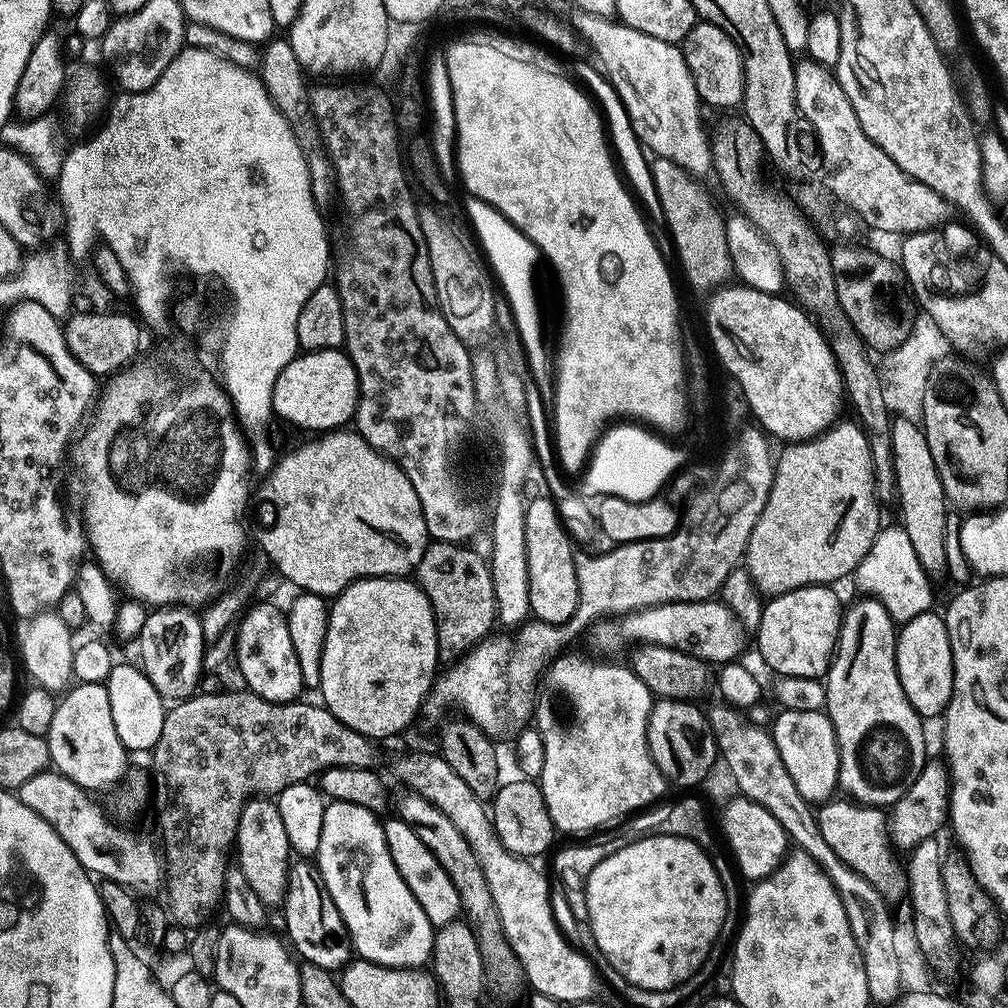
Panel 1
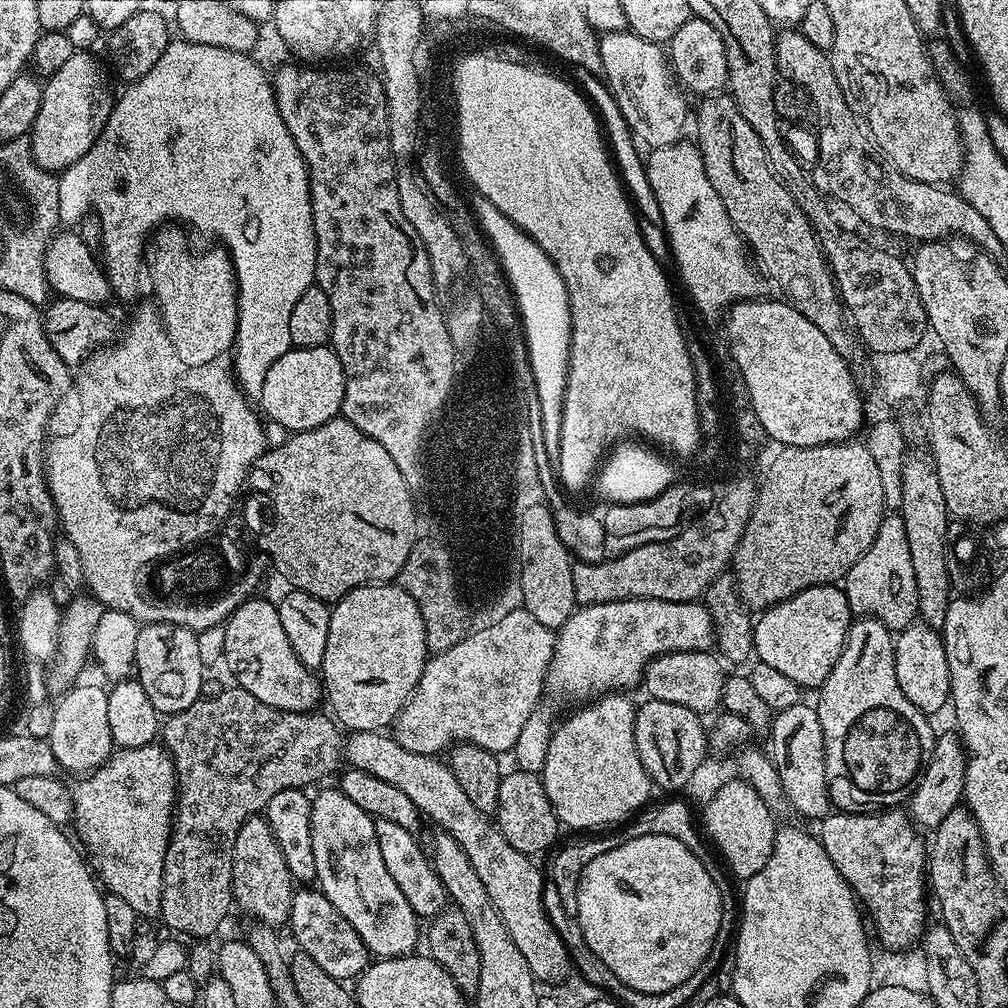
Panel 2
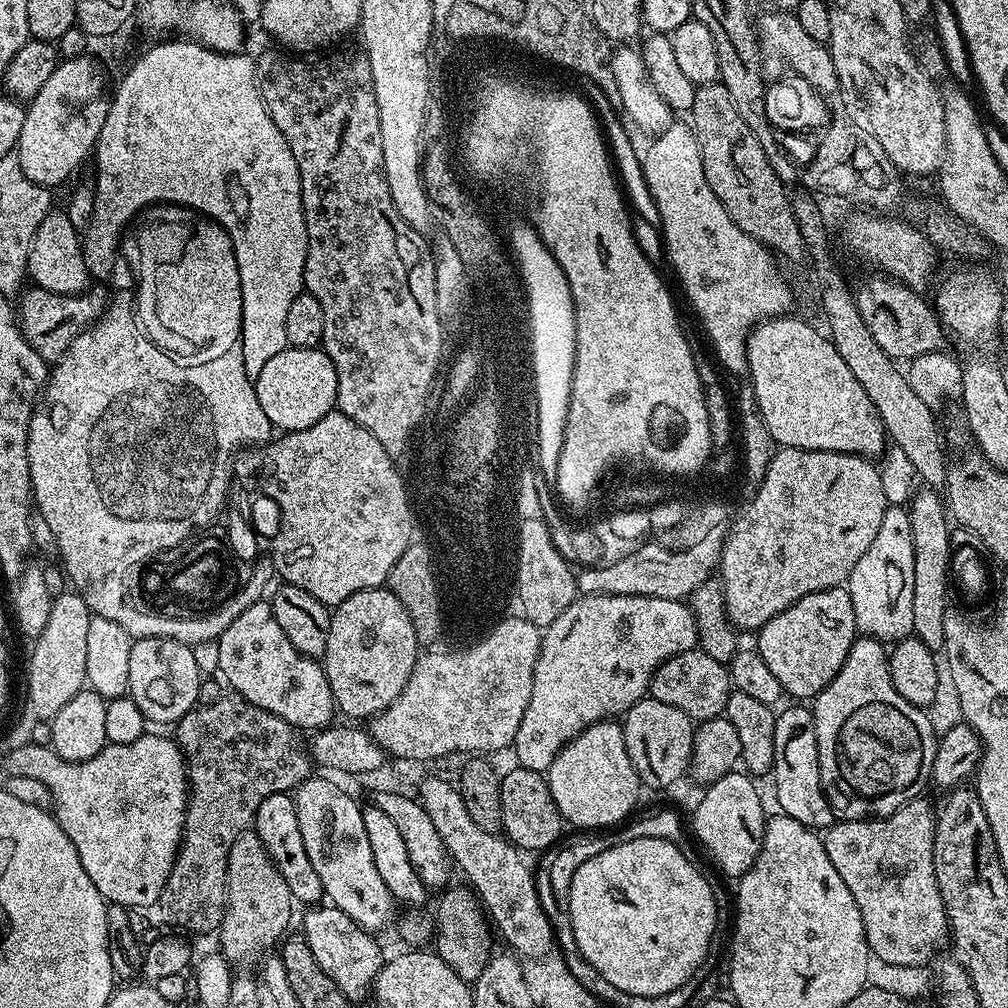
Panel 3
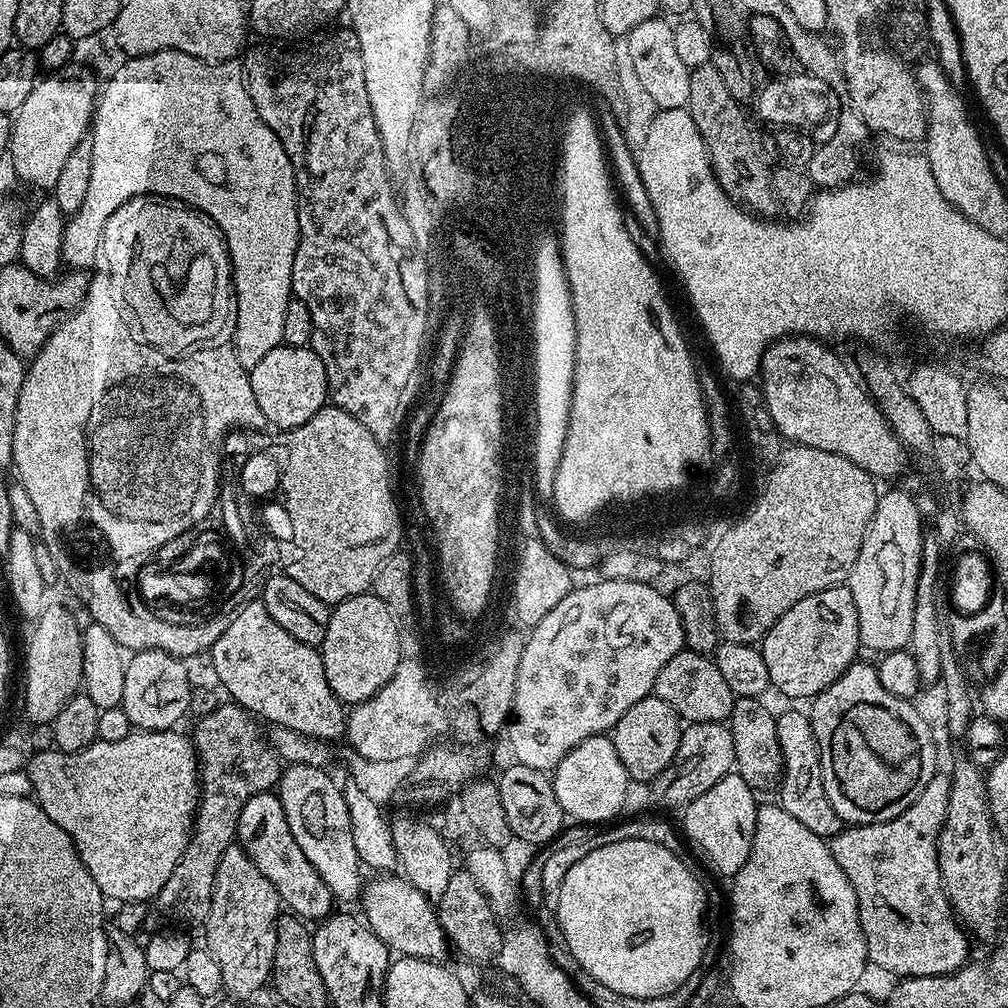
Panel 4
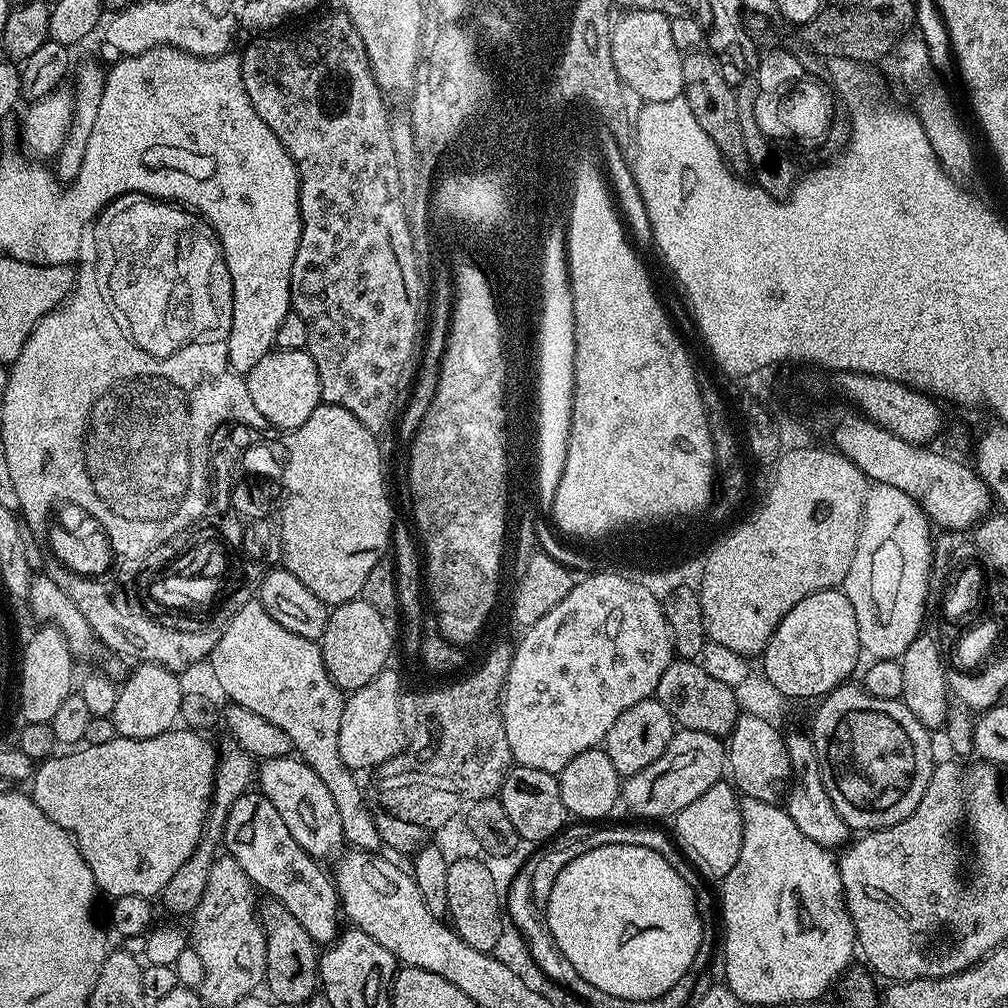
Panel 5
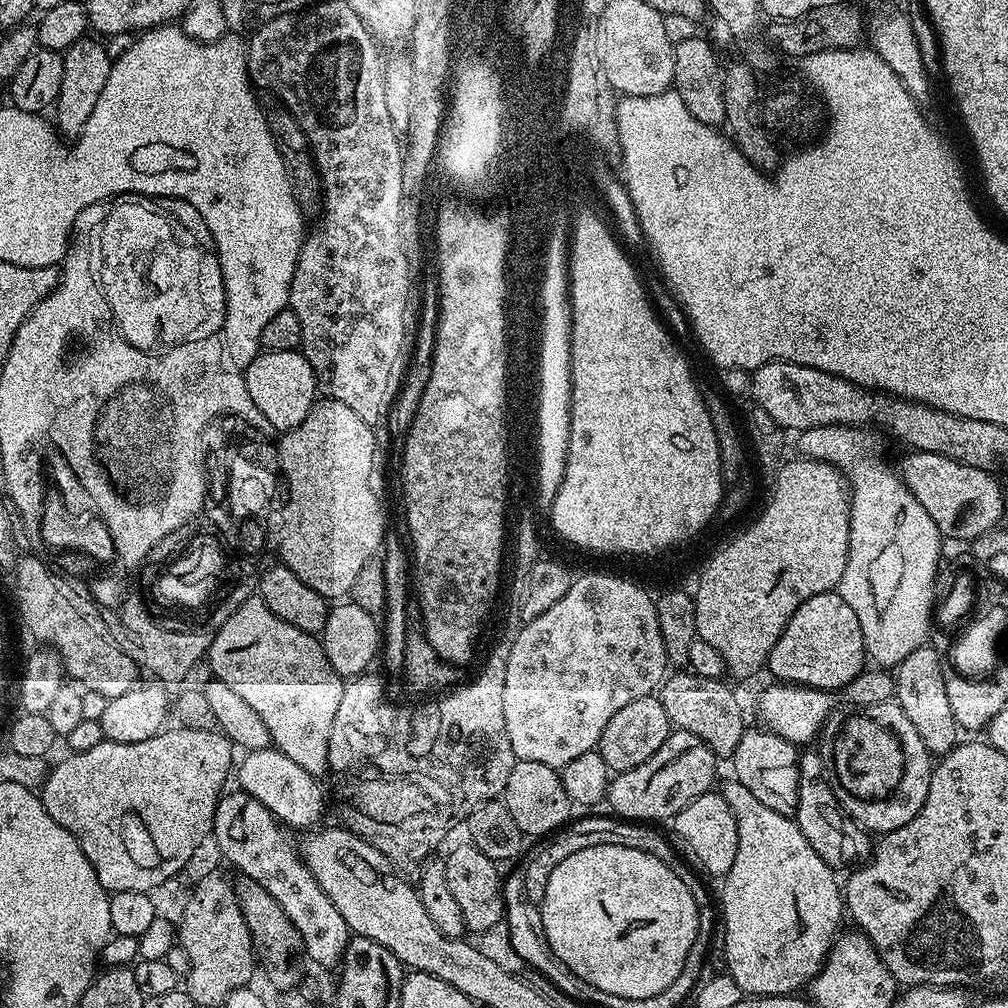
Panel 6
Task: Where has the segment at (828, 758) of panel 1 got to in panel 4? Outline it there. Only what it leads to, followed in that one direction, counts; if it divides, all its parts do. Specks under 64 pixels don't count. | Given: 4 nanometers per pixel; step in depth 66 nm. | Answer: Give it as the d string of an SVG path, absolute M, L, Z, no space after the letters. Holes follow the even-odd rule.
M807 711L779 713L776 716L776 729L778 730L778 746L784 763L784 774L778 781L780 807L786 810L786 814L798 818L802 826L814 830L814 834L825 838L837 836L842 830L842 821L834 810L834 806L830 806L826 798L824 779L820 769L820 751L818 742L814 738L809 713Z

